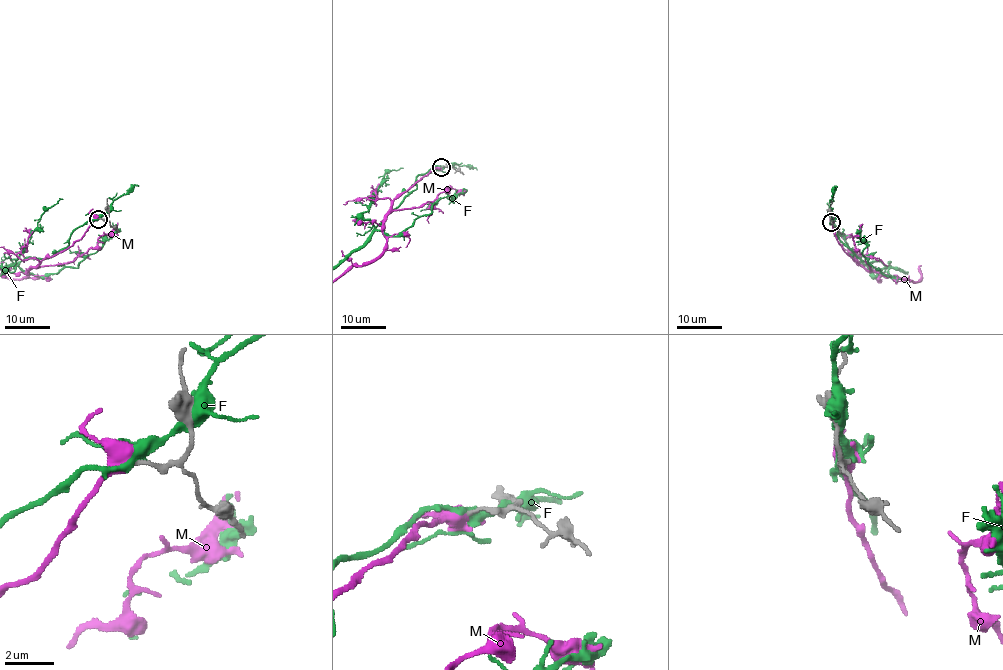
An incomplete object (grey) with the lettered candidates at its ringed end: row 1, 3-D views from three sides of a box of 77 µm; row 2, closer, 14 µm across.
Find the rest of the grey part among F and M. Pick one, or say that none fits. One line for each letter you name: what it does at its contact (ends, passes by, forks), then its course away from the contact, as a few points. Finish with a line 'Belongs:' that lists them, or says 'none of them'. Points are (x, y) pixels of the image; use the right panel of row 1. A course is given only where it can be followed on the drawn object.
M: it forks
Belongs: M

